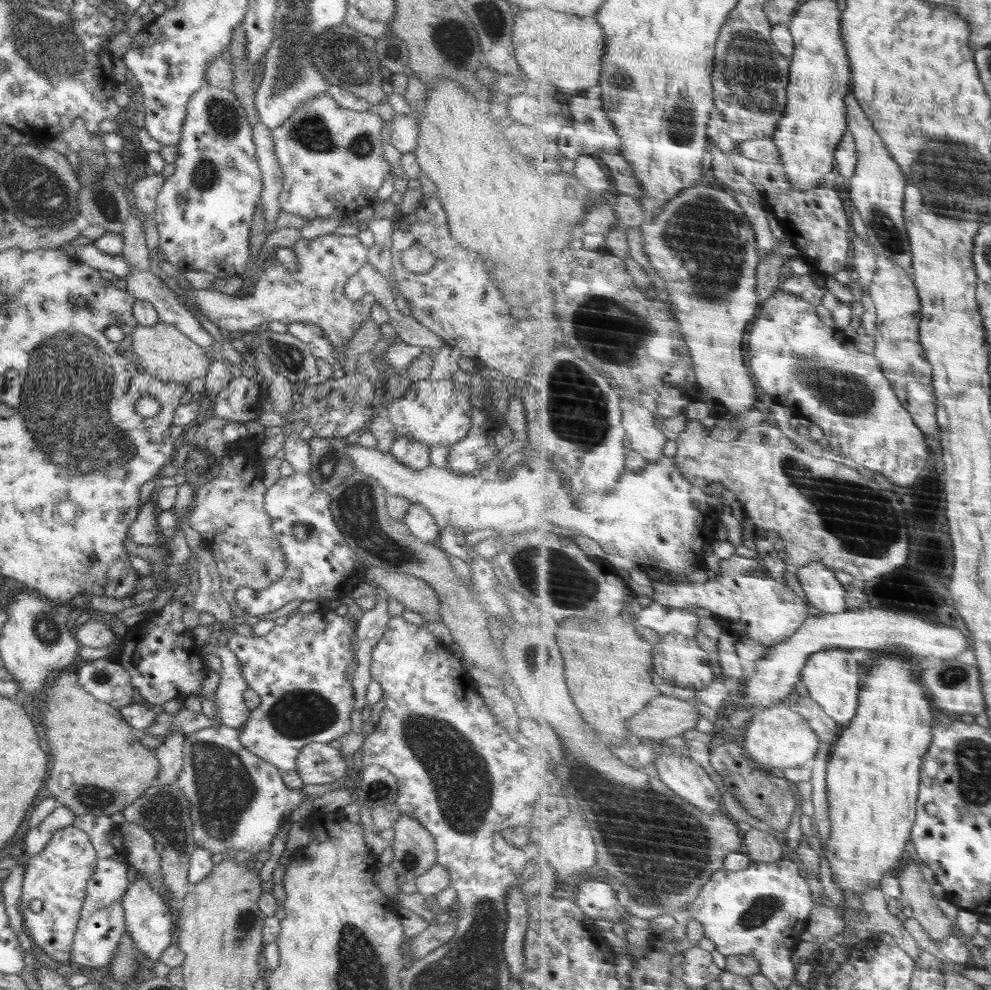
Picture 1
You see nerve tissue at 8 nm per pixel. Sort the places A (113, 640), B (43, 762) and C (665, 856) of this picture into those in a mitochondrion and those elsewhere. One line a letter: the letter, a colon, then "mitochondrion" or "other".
A: other
B: other
C: mitochondrion

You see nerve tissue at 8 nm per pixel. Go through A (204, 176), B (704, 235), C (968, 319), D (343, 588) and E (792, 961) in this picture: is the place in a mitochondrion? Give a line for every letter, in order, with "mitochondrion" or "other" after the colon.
A: mitochondrion
B: mitochondrion
C: other
D: other
E: other

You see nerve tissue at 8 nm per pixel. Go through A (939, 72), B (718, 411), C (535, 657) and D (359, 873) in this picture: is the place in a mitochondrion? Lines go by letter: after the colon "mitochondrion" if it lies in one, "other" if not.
A: other
B: other
C: mitochondrion
D: other

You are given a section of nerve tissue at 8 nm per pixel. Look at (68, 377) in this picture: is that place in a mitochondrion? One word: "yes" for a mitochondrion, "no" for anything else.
yes

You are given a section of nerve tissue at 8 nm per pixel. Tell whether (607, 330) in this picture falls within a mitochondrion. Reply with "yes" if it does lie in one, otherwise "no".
yes

